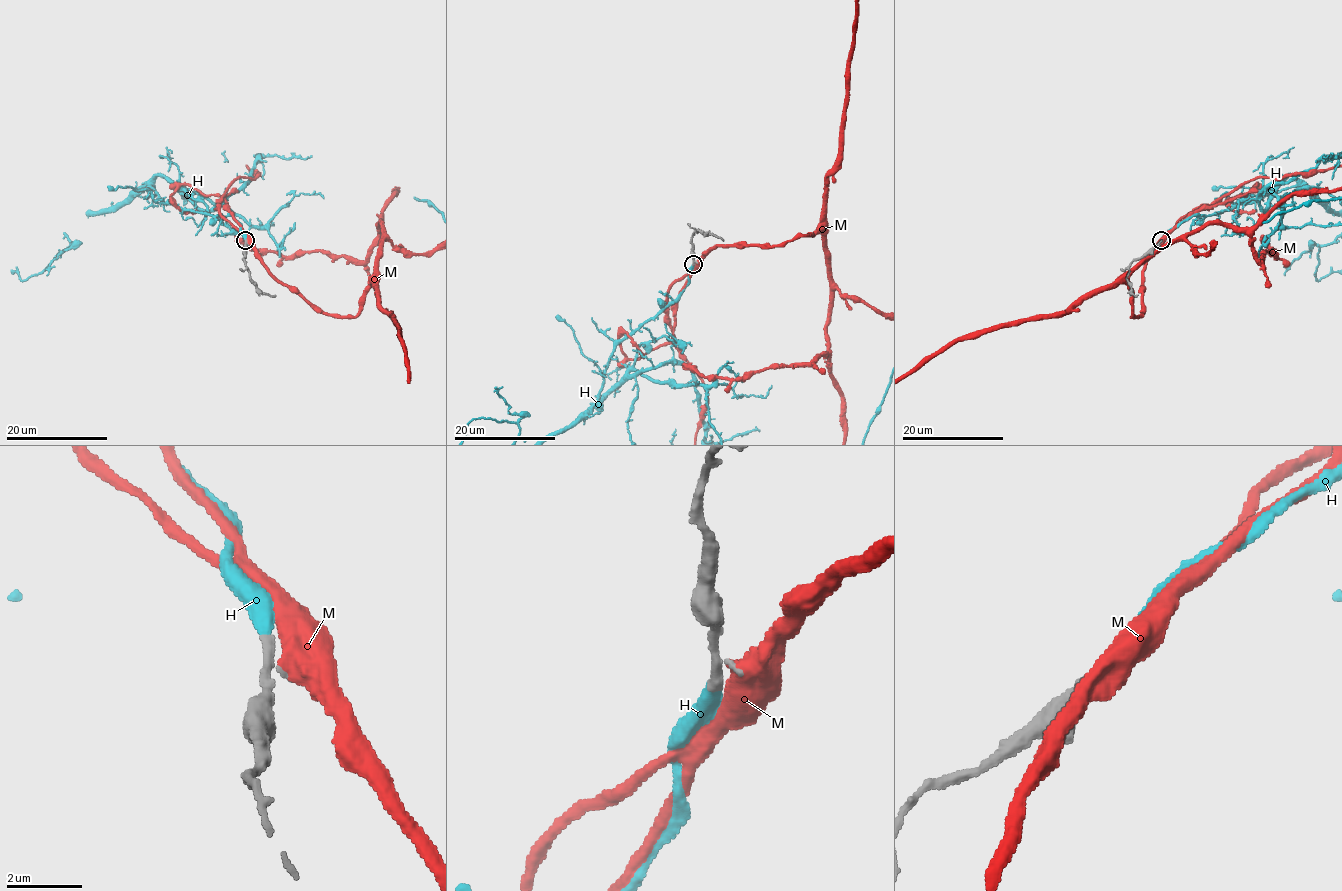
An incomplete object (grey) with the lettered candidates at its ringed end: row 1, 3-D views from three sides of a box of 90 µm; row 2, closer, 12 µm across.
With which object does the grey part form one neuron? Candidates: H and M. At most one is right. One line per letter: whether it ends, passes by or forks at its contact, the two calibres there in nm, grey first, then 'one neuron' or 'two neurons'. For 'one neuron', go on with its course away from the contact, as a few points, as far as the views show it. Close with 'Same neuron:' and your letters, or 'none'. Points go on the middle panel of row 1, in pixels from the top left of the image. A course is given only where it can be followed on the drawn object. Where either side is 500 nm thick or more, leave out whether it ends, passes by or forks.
H: it ends there; 200 nm thick on the grey side, 440 nm on the other; one neuron
M: 360 nm thick on the grey side, 700 nm on the other; two neurons
Same neuron: H

